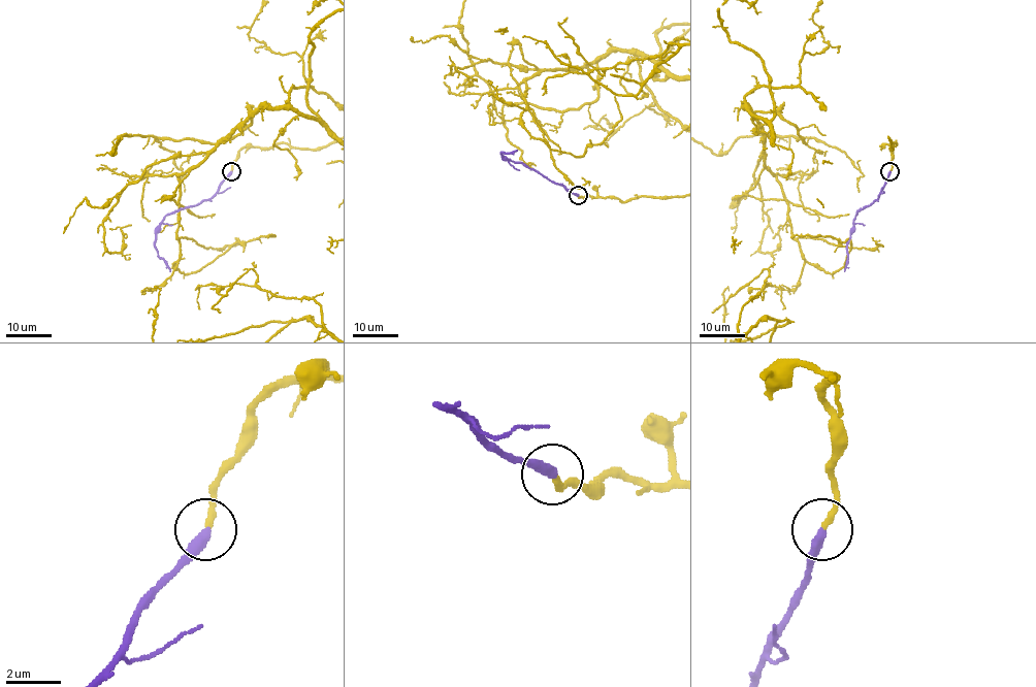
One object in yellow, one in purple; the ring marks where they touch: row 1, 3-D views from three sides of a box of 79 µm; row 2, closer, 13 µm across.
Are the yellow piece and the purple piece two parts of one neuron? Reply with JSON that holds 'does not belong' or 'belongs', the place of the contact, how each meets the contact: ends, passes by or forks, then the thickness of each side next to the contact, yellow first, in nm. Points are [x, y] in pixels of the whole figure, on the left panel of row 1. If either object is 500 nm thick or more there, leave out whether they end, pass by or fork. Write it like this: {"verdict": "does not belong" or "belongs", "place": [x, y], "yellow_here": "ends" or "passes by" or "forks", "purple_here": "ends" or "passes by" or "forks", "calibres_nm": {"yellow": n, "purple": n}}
{"verdict": "belongs", "place": [231, 171], "yellow_here": "ends", "purple_here": "ends", "calibres_nm": {"yellow": 240, "purple": 380}}

